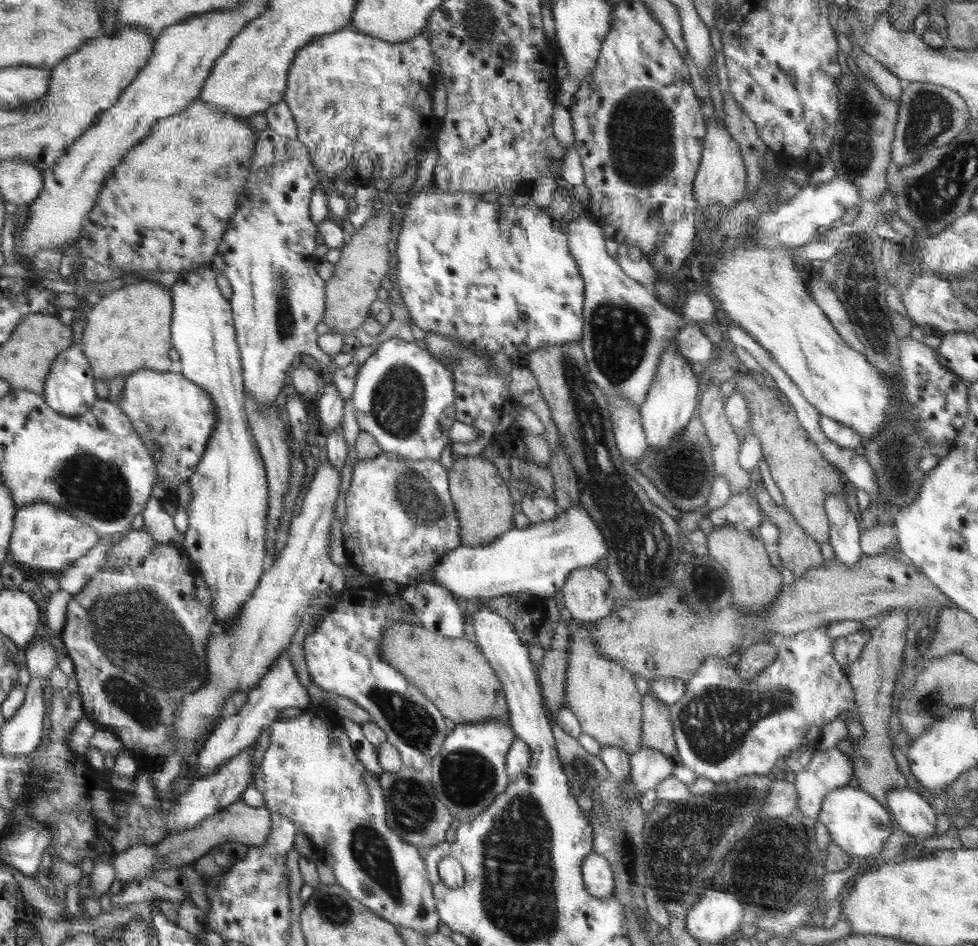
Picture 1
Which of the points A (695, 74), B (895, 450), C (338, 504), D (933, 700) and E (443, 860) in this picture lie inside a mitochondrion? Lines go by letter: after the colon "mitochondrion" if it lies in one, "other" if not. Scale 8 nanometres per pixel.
A: other
B: mitochondrion
C: other
D: mitochondrion
E: other

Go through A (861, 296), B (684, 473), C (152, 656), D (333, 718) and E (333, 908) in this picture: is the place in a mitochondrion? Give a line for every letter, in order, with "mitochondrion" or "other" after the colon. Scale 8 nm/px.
A: mitochondrion
B: mitochondrion
C: mitochondrion
D: other
E: mitochondrion

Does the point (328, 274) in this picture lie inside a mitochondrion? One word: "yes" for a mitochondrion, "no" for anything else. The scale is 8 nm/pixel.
no

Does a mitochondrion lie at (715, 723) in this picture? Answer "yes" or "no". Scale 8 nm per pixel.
yes

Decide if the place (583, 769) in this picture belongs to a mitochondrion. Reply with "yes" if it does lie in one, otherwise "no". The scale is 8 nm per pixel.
yes

